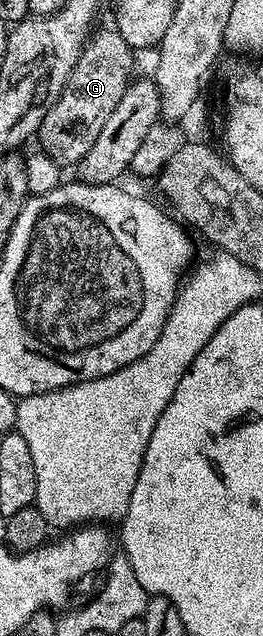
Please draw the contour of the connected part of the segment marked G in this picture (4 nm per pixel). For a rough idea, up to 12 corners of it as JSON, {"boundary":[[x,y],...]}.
{"boundary":[[91,33],[40,124],[63,168],[88,156],[132,81],[135,51]]}

